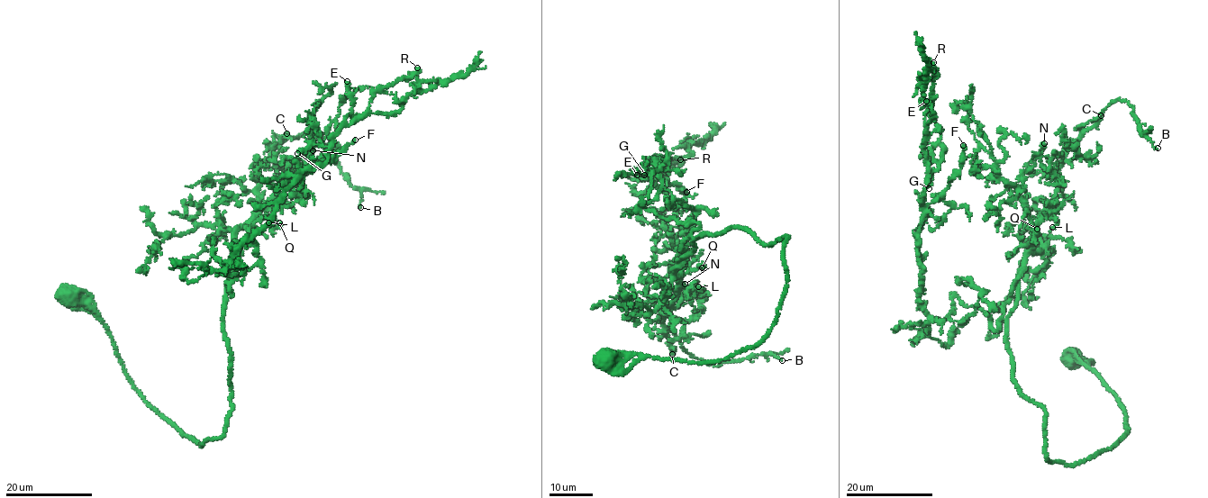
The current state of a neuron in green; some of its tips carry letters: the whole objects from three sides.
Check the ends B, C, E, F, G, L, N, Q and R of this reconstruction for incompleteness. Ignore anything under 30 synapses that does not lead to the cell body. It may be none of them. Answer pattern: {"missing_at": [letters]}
{"missing_at": ["C", "F"]}

